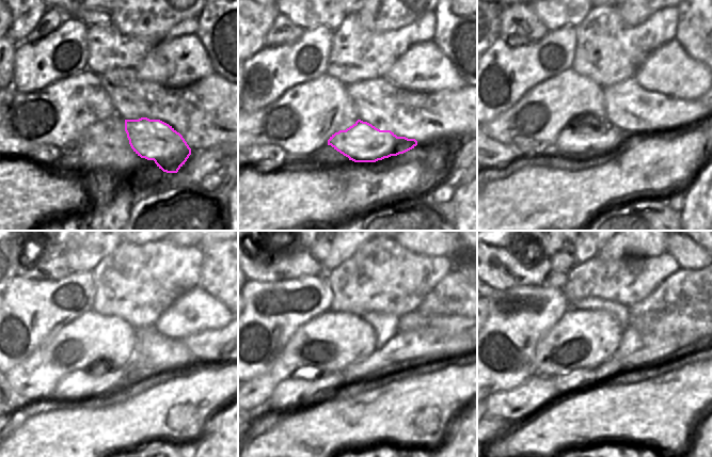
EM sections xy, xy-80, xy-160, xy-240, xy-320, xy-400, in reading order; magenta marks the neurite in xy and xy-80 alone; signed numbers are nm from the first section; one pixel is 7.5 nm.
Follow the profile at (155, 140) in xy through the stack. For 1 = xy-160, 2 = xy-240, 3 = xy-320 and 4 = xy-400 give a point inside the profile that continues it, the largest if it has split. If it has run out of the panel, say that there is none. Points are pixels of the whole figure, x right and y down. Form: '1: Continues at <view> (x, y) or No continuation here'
1: Continues at xy-160 (599, 140)
2: Continues at xy-240 (88, 382)
3: Continues at xy-320 (305, 384)
4: Continues at xy-400 (515, 405)

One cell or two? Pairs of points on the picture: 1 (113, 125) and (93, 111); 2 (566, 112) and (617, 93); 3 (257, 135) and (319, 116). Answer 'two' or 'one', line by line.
1: two
2: two
3: one

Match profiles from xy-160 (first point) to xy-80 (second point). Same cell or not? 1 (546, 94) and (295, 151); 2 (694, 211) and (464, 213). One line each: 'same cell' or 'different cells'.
1: same cell
2: same cell

